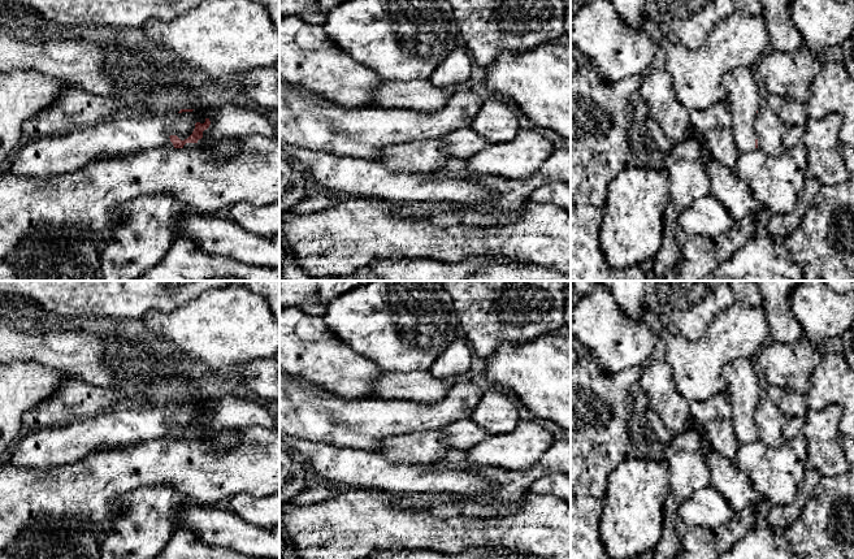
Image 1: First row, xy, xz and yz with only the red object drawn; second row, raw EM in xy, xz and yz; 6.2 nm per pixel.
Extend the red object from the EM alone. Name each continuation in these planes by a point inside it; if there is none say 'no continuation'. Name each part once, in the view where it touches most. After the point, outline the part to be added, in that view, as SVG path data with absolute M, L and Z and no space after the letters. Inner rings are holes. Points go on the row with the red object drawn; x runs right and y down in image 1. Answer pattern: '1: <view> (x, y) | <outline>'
1: xy (224, 148) | M201 138L196 143L186 143L183 148L212 150L216 160L227 160L239 150L239 142L238 138Z

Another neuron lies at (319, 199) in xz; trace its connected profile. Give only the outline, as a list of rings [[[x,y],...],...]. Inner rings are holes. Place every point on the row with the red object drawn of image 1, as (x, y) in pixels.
[[[313,187],[311,194],[300,203],[298,212],[315,213],[337,204],[341,199],[339,195]]]

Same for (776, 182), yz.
[[[801,144],[785,148],[779,156],[768,156],[759,148],[741,153],[736,161],[733,172],[742,177],[750,186],[753,198],[759,202],[768,213],[788,214],[799,198],[807,178],[807,151]]]

